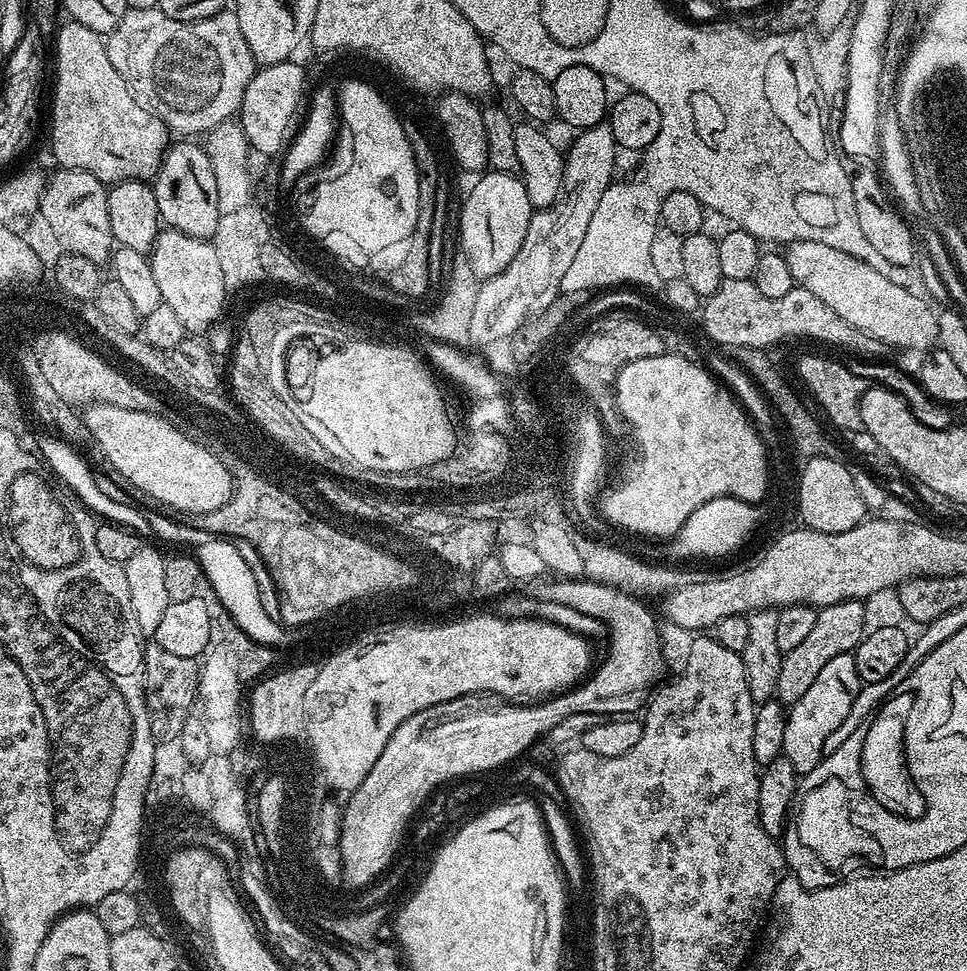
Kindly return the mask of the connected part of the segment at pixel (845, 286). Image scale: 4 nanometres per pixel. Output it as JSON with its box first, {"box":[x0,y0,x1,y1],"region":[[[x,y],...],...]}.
{"box":[782,240,940,350],"region":[[[809,240],[794,241],[783,249],[782,255],[797,285],[810,290],[814,298],[822,298],[822,302],[857,333],[865,332],[892,348],[928,350],[937,343],[940,327],[936,325],[937,313],[932,312],[933,305],[923,295],[915,296],[912,288],[894,286],[890,278],[878,274],[878,270],[865,260],[834,250],[834,246],[826,246],[826,242]]]}

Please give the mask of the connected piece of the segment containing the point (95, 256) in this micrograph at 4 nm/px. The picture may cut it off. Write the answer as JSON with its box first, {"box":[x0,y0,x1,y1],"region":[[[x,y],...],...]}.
{"box":[38,167,114,265],"region":[[[57,167],[55,171],[52,177],[47,177],[38,211],[39,218],[48,220],[48,228],[63,251],[82,254],[82,258],[90,258],[90,262],[107,265],[114,251],[110,213],[106,207],[108,188],[86,170]]]}

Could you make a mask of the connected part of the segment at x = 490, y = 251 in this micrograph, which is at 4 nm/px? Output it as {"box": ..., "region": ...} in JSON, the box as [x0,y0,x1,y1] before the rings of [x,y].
{"box":[460,170,534,278],"region":[[[488,170],[477,180],[460,208],[460,244],[468,259],[467,267],[476,276],[487,278],[499,275],[515,259],[534,209],[519,175]]]}

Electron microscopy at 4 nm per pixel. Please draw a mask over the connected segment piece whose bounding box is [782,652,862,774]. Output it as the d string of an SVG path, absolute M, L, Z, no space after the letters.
M850 652L838 654L838 658L822 666L822 671L818 673L818 678L814 678L810 690L806 690L806 694L802 694L802 698L798 698L798 702L787 709L788 721L784 731L782 755L790 762L790 766L794 766L796 773L814 770L814 766L818 766L824 759L822 746L826 743L826 737L833 730L838 730L846 714L850 714L850 706L854 706L854 698L860 692L861 683L855 655Z

